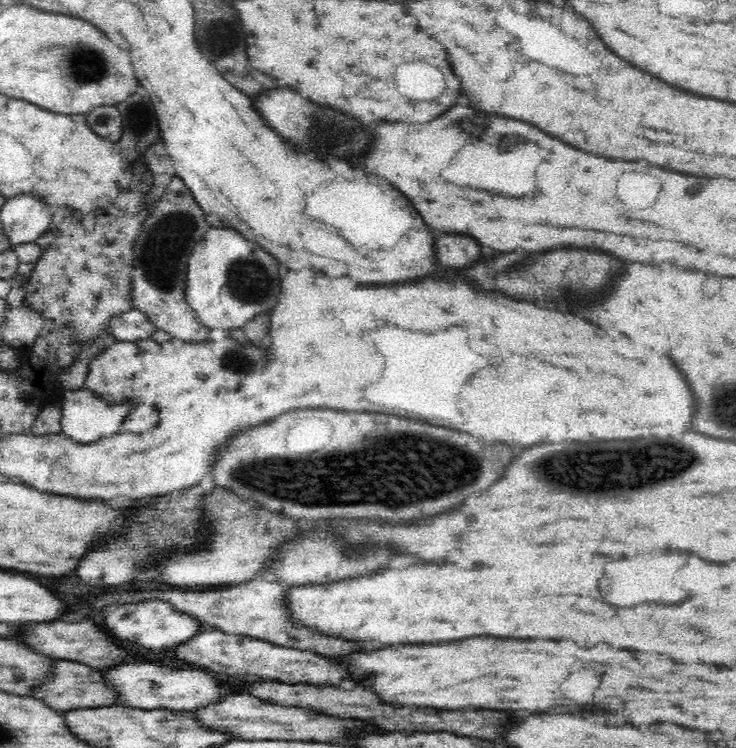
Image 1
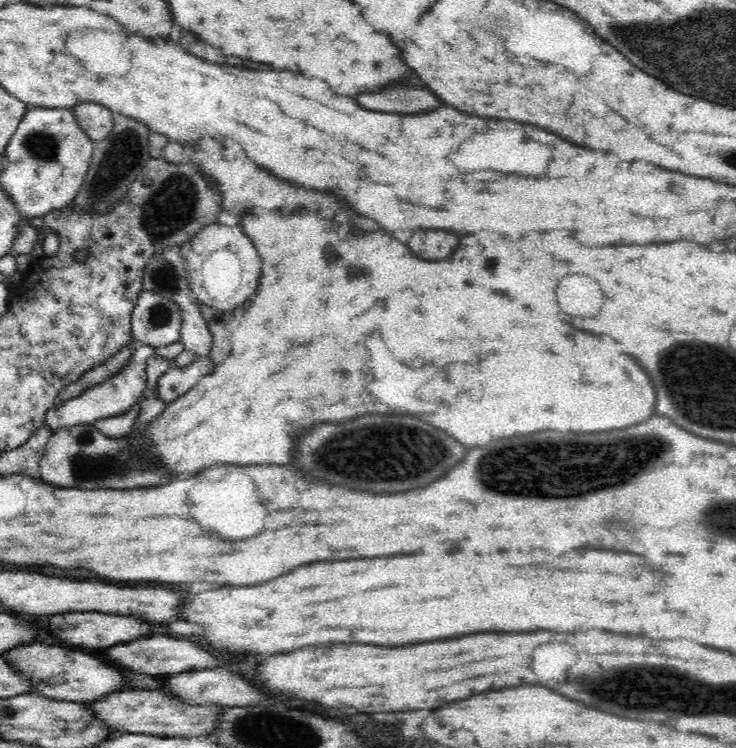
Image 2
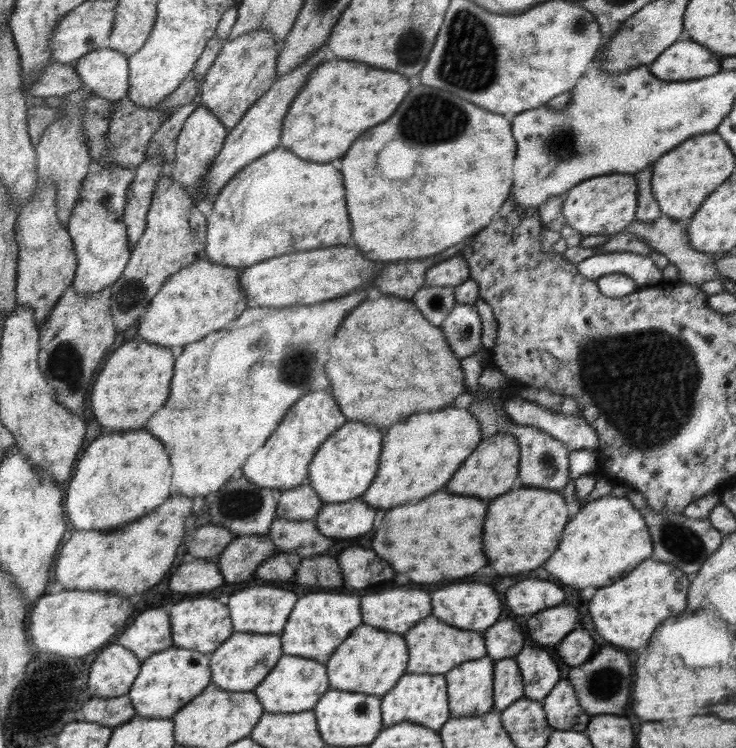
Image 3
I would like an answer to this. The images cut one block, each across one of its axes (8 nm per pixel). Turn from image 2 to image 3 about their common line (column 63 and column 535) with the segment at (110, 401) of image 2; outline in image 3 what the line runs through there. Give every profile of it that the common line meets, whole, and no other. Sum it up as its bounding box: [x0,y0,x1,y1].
[503,398,598,451]

